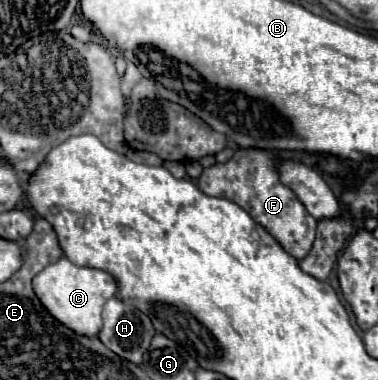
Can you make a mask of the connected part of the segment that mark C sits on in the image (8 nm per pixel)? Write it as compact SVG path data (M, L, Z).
M60 258L34 276L32 288L44 308L60 324L82 336L96 336L102 330L102 306L116 294L116 280L104 270L82 268L72 264L68 258Z

